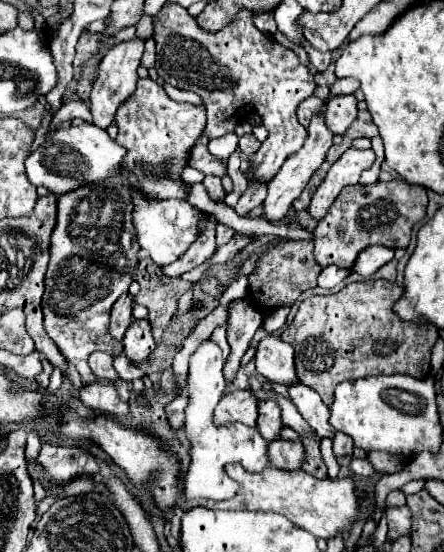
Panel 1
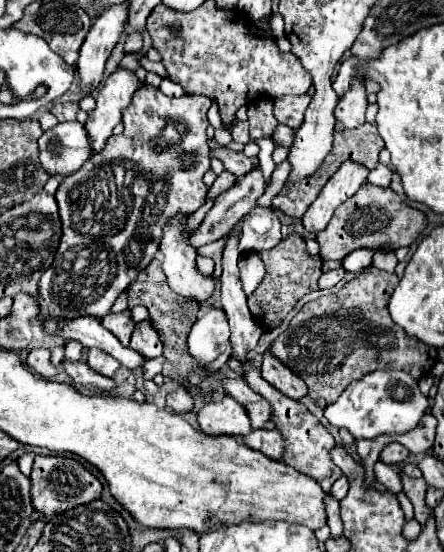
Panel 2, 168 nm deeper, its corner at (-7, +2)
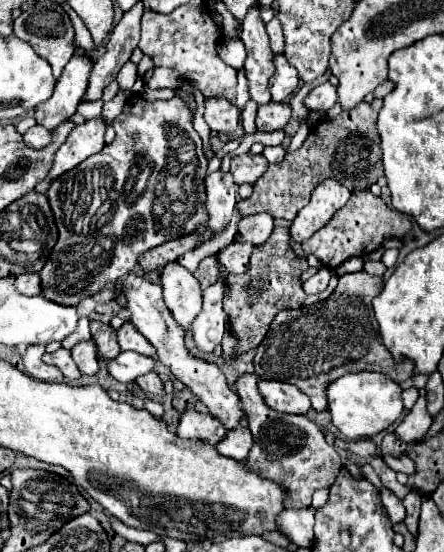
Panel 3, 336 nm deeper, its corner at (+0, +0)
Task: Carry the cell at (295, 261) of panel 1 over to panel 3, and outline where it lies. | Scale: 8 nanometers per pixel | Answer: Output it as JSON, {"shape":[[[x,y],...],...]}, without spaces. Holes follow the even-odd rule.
{"shape":[[[275,226],[273,234],[267,238],[265,244],[255,246],[249,258],[249,278],[245,274],[229,274],[229,296],[225,296],[225,314],[229,322],[231,334],[237,338],[237,346],[233,348],[233,354],[239,356],[251,348],[257,348],[261,340],[265,338],[271,320],[279,310],[285,308],[301,308],[305,300],[305,292],[301,288],[299,276],[309,268],[305,258],[295,256],[295,252],[289,246],[289,228]]]}

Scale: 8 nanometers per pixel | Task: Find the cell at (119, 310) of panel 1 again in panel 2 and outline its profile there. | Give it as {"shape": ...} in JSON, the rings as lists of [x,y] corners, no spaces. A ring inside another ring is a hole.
{"shape":[[[126,308],[126,310],[118,312],[118,314],[108,314],[108,316],[104,316],[102,326],[108,328],[116,338],[120,338],[120,342],[122,342],[124,346],[128,346],[128,344],[130,344],[130,336],[132,336],[132,330],[134,330],[136,324],[134,324],[134,320],[132,320],[130,310]]]}

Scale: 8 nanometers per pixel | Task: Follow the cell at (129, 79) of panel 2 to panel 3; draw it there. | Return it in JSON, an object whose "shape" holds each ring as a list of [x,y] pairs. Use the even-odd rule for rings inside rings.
{"shape":[[[101,118],[89,120],[83,126],[77,126],[73,134],[69,134],[61,150],[57,150],[53,166],[49,170],[49,178],[55,180],[61,174],[69,172],[71,168],[79,166],[89,156],[101,152],[101,148],[105,146],[103,134],[105,134],[105,122]]]}

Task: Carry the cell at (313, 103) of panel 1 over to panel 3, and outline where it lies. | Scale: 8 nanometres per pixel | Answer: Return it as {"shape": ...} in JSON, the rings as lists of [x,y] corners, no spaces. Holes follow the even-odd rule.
{"shape":[[[269,102],[259,106],[257,110],[257,130],[261,132],[273,132],[283,128],[291,118],[291,106],[289,104],[281,104],[281,102]]]}

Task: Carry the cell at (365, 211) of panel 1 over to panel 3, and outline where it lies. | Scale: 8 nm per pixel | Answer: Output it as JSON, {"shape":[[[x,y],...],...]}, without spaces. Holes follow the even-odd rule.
{"shape":[[[369,190],[353,192],[349,202],[331,218],[327,226],[323,226],[319,232],[315,232],[303,246],[305,254],[313,254],[321,260],[325,268],[339,268],[345,260],[357,256],[365,258],[375,248],[383,244],[385,238],[405,238],[405,234],[411,230],[411,222],[405,214],[391,210],[381,198],[373,196]]]}

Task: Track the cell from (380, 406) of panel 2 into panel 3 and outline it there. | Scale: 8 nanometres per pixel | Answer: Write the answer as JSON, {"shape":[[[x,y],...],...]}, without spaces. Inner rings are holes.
{"shape":[[[377,372],[345,374],[327,386],[327,410],[333,418],[333,424],[347,440],[371,438],[387,430],[403,414],[401,388],[391,378]]]}

